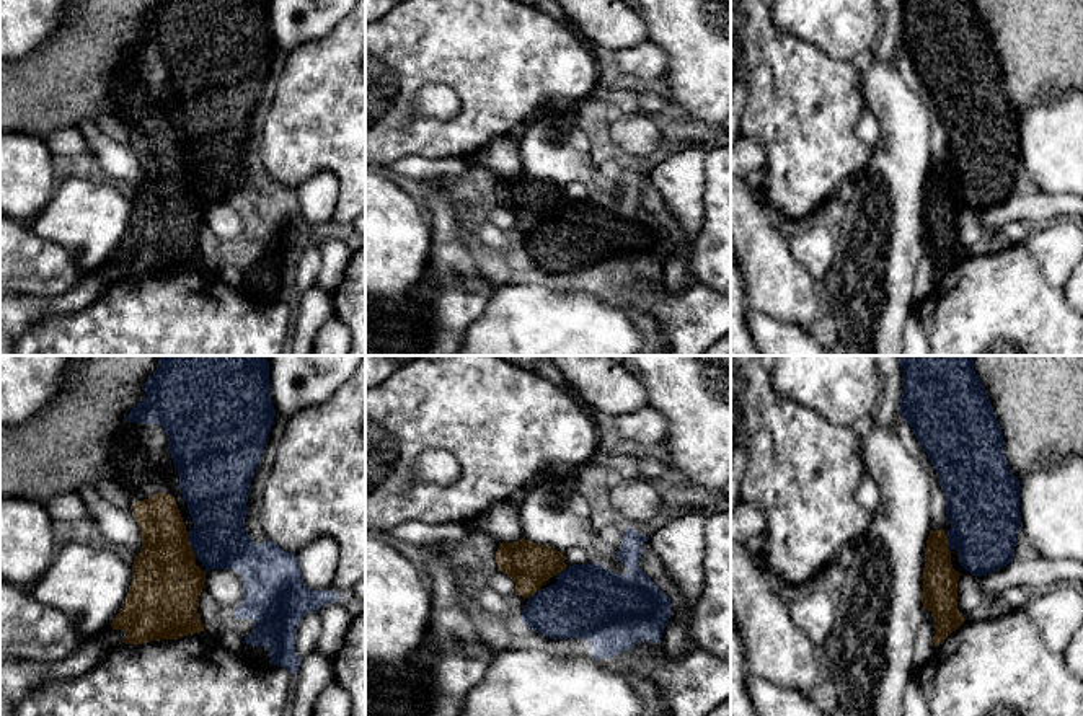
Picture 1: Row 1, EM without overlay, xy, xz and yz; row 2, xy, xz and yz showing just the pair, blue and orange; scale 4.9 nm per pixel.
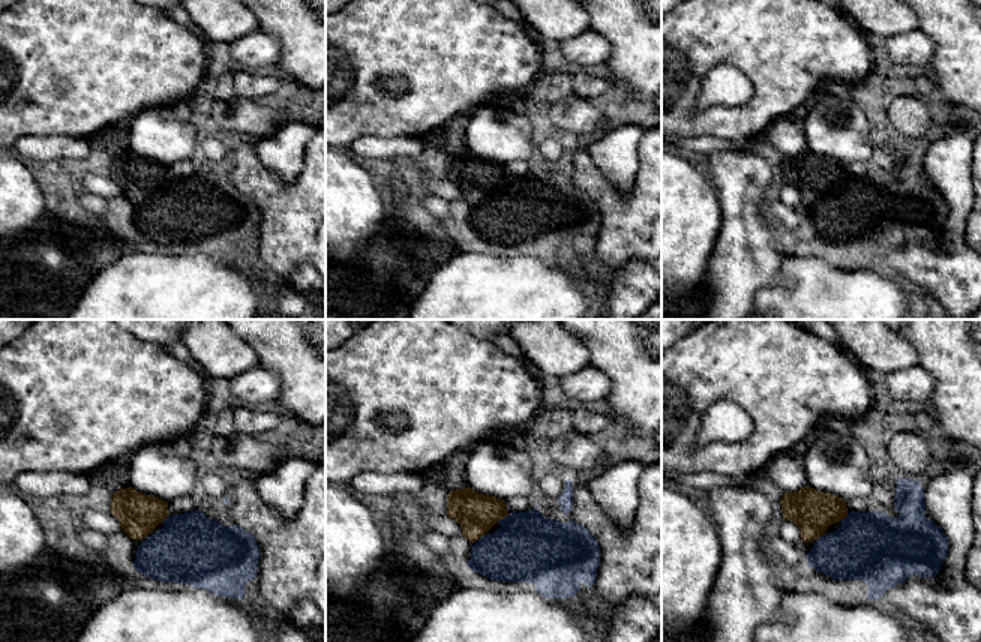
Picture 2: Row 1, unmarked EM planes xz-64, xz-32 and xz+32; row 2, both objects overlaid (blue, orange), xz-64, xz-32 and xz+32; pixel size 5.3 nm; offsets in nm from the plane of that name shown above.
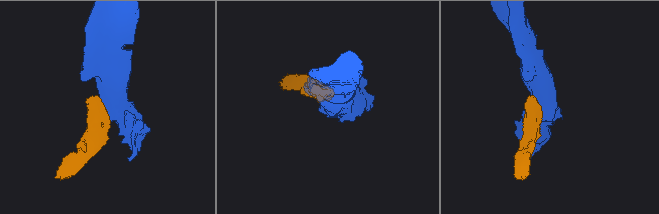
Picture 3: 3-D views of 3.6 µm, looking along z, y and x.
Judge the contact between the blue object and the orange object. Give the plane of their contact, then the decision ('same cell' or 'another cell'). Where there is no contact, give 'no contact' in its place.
xy | same cell

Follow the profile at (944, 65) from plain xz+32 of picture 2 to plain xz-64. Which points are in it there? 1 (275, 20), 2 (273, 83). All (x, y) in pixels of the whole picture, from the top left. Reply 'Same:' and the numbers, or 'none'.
Same: 1

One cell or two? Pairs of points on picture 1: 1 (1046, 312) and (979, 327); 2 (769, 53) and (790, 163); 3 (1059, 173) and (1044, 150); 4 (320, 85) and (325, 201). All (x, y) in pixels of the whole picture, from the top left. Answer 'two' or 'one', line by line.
1: one
2: one
3: one
4: two

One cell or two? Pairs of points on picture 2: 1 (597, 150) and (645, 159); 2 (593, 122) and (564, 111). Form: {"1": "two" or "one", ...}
{"1": "two", "2": "one"}

